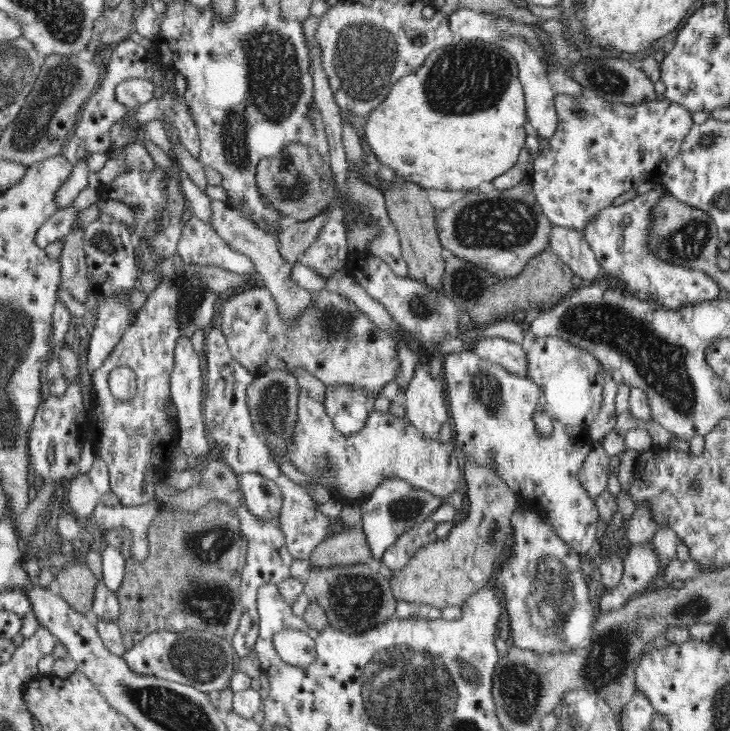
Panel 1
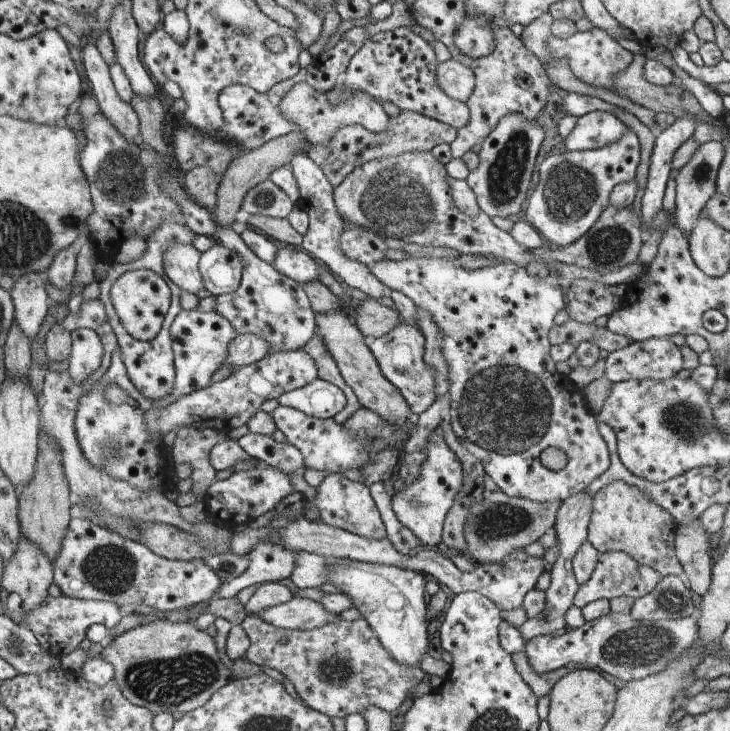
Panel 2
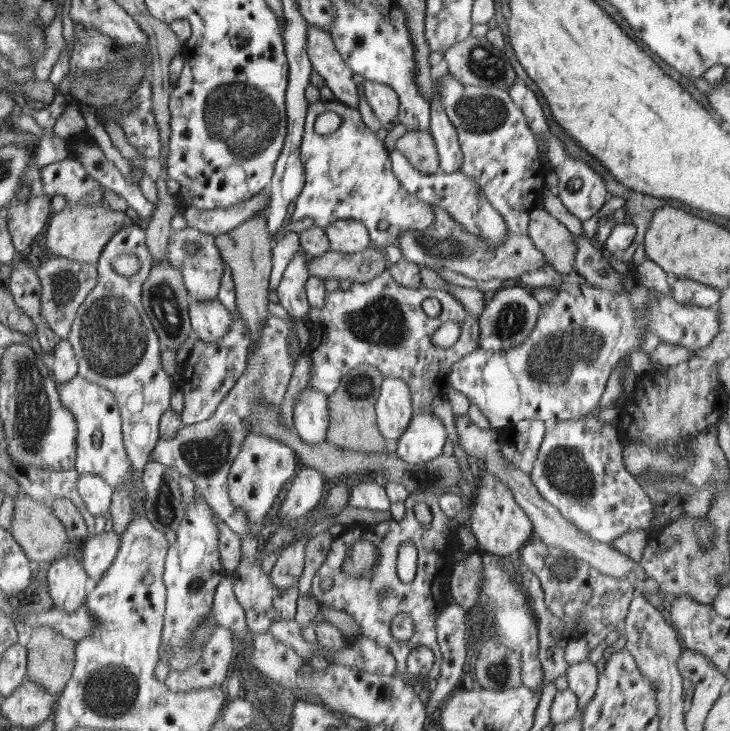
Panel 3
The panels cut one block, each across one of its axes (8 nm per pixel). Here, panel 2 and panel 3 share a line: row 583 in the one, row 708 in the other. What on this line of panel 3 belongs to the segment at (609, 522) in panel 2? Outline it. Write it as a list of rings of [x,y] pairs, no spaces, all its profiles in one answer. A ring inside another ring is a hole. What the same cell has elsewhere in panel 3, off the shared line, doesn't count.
[[[589,658],[569,665],[567,675],[568,689],[577,697],[579,713],[582,713],[595,696],[599,673]]]

